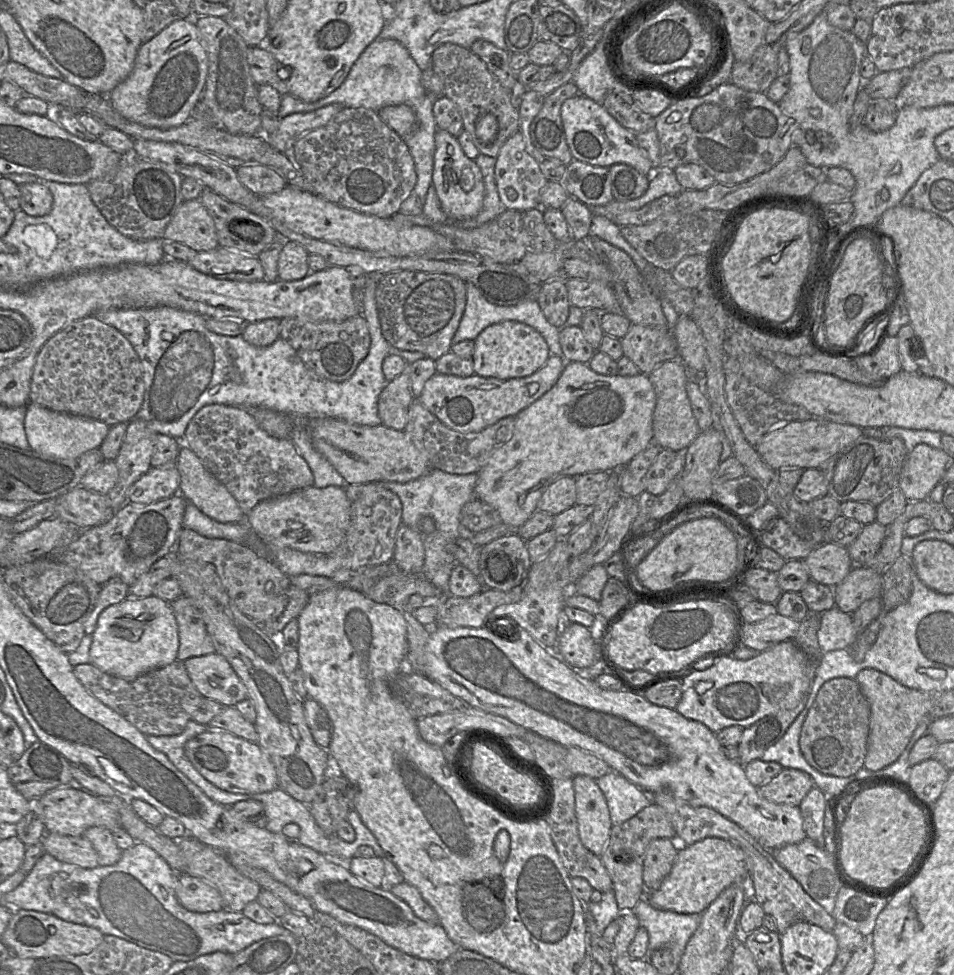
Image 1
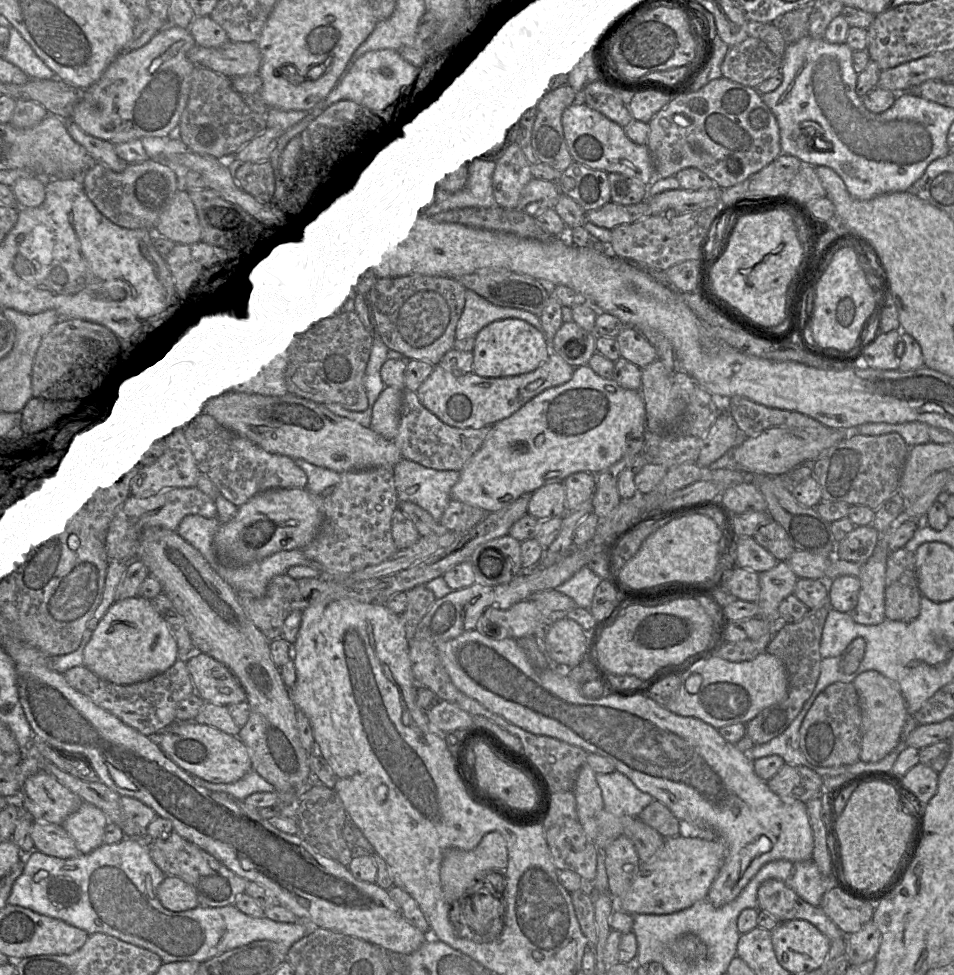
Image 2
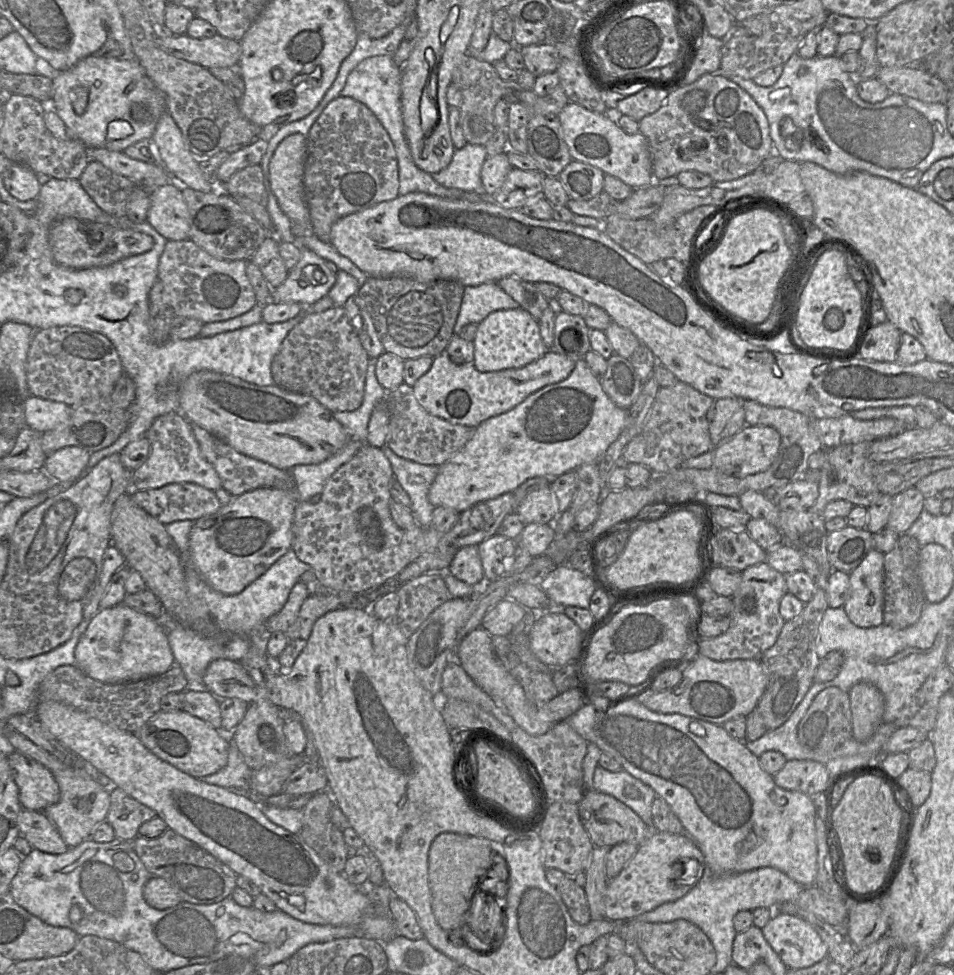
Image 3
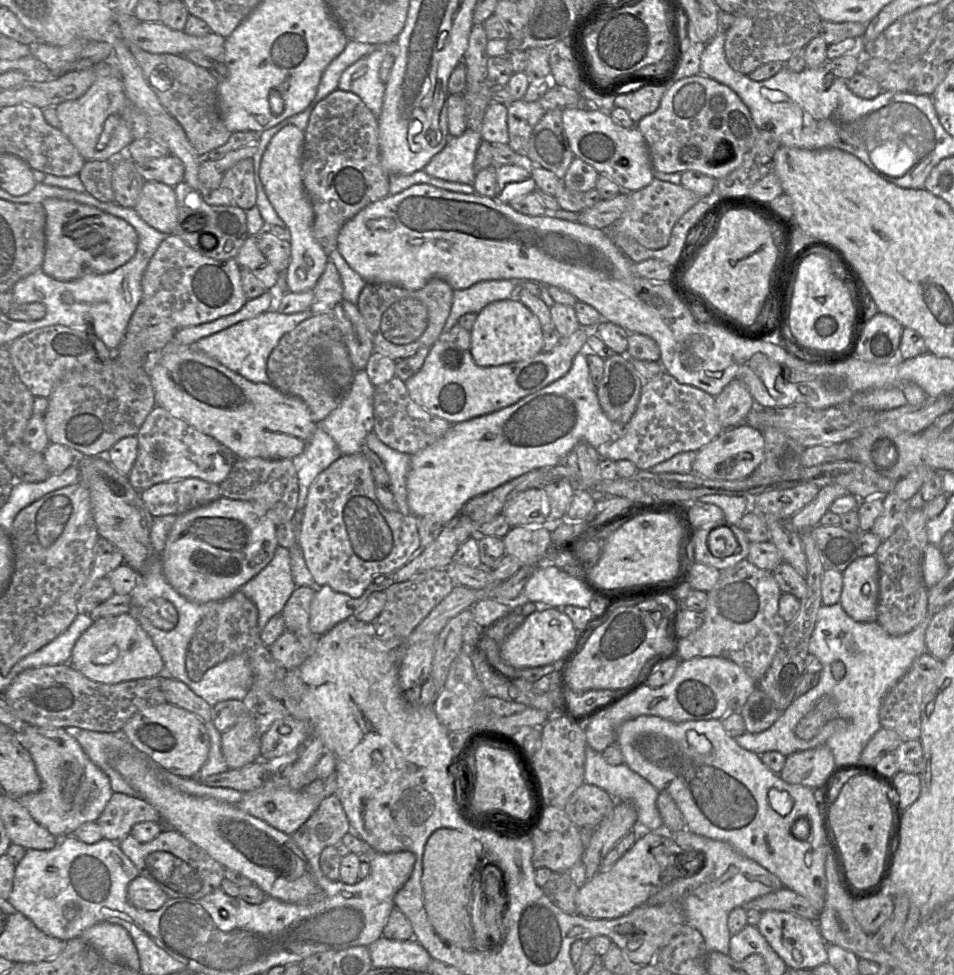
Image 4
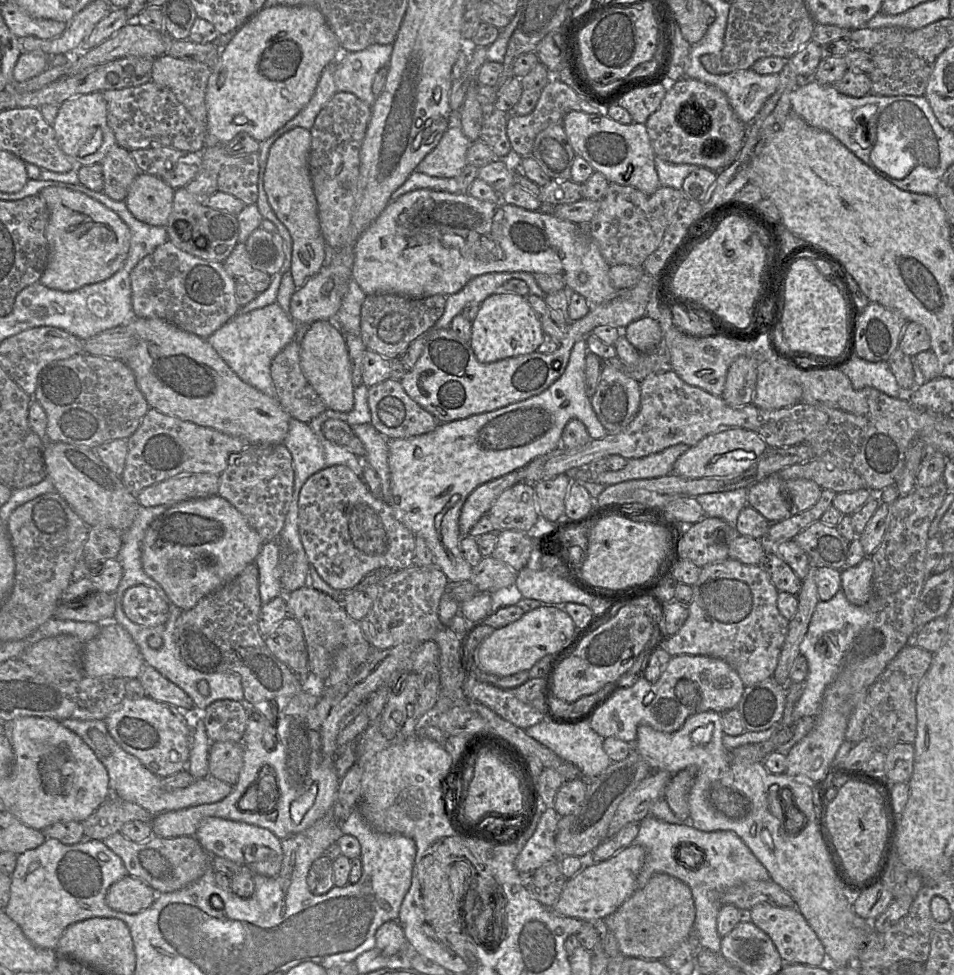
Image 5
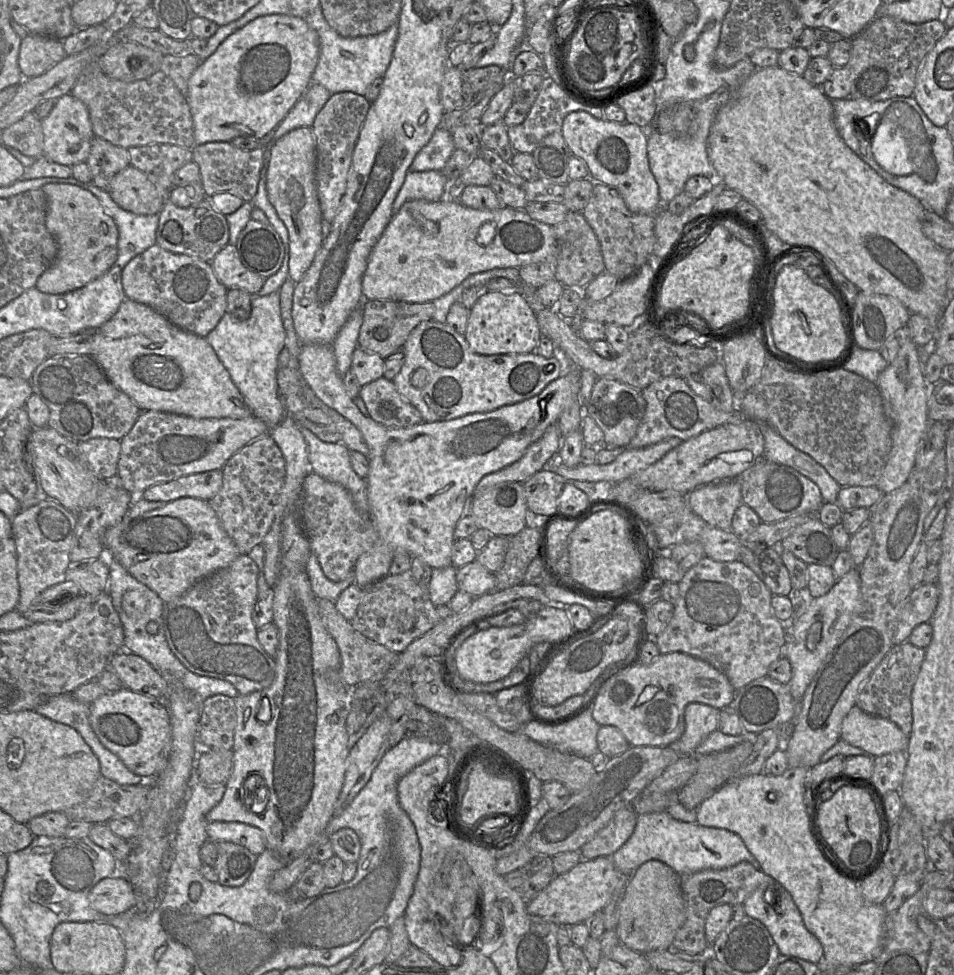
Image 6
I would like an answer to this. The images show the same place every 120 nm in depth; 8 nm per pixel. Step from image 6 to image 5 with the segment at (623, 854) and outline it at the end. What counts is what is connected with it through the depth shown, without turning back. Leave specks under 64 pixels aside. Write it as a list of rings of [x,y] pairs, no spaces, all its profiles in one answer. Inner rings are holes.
[[[648,815],[639,823],[639,832],[633,843],[640,845],[646,853],[638,875],[638,888],[643,888],[658,873],[669,874],[686,883],[691,889],[696,911],[693,931],[699,939],[700,947],[715,953],[719,953],[721,949],[722,937],[717,931],[717,916],[723,906],[725,891],[748,881],[771,879],[766,868],[732,831],[704,832],[688,822],[670,824]]]

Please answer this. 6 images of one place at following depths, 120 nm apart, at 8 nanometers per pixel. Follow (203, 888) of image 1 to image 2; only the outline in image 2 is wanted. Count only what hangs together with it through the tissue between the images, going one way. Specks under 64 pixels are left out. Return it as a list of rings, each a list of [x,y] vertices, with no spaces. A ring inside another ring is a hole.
[[[166,876],[157,889],[157,896],[168,910],[181,912],[199,906],[195,890],[176,876]]]

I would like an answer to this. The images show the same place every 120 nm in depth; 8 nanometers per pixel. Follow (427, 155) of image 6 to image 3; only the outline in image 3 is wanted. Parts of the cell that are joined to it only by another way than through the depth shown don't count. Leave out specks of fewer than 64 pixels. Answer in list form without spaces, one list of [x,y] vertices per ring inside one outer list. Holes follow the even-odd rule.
[[[467,143],[461,149],[455,150],[446,168],[431,176],[446,188],[486,193],[481,181],[481,169],[487,157],[484,146]]]

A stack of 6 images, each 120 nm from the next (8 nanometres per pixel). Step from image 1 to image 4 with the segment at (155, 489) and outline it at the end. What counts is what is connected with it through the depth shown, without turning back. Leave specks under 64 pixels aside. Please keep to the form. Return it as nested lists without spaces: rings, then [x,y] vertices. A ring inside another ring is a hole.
[[[157,405],[145,419],[136,437],[137,457],[128,479],[138,491],[146,490],[158,483],[185,478],[199,478],[221,484],[229,475],[237,458],[214,438],[201,433]]]

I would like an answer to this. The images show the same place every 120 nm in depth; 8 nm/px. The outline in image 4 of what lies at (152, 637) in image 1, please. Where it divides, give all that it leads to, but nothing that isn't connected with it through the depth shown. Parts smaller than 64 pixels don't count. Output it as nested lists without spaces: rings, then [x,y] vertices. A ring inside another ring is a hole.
[[[129,613],[95,620],[76,642],[70,665],[90,680],[104,684],[165,675],[163,659],[153,641]]]

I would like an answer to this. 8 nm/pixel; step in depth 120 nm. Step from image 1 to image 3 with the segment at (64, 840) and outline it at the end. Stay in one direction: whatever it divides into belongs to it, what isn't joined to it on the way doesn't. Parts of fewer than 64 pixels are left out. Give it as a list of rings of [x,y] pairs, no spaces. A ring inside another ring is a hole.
[[[22,809],[17,823],[20,835],[34,849],[53,855],[63,854],[68,851],[69,847],[44,812]]]

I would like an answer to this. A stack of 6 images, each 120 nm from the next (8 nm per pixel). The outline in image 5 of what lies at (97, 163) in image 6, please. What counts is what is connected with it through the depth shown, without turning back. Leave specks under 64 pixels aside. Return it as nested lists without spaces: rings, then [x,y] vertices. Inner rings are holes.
[[[112,146],[100,162],[103,170],[103,192],[111,199],[124,201],[140,172],[129,150]]]

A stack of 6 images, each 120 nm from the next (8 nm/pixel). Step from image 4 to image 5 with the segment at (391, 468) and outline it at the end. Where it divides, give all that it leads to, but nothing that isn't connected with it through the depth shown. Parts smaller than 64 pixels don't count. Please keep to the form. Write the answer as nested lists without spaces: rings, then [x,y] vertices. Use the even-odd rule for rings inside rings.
[[[371,424],[349,425],[363,443],[366,454],[362,460],[377,473],[382,494],[381,499],[391,502],[390,469],[388,464],[388,440]]]

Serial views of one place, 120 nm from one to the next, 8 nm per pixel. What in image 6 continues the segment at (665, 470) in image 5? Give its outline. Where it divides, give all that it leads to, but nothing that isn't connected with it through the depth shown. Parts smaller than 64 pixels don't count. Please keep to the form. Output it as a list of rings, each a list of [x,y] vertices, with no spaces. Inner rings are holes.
[[[670,437],[643,448],[623,448],[614,461],[604,465],[580,464],[567,467],[560,462],[557,453],[544,469],[551,470],[566,480],[617,483],[657,462],[682,442],[678,437]]]

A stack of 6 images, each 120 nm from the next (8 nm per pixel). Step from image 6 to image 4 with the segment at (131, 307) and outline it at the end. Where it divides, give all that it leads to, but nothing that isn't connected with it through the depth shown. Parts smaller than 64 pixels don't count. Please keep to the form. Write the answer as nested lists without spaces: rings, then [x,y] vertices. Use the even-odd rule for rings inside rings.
[[[176,340],[168,342],[158,353],[147,355],[145,371],[150,377],[157,406],[214,438],[237,458],[292,459],[305,449],[317,427],[300,398],[287,395],[271,384],[251,382],[192,345],[180,344]]]

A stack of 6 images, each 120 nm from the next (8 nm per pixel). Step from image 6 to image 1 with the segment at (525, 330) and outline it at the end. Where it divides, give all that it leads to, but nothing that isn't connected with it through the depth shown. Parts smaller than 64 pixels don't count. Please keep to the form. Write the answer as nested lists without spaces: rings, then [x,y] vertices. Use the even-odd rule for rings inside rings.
[[[513,320],[492,324],[474,340],[474,374],[501,380],[526,377],[539,370],[551,353],[544,337],[533,327]]]

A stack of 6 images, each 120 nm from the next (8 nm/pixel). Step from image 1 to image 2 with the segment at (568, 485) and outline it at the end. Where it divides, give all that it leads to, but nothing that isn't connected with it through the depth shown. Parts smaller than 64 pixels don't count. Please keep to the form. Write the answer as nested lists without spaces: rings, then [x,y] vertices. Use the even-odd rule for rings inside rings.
[[[562,481],[548,482],[531,493],[527,513],[538,520],[565,514],[565,487]]]

